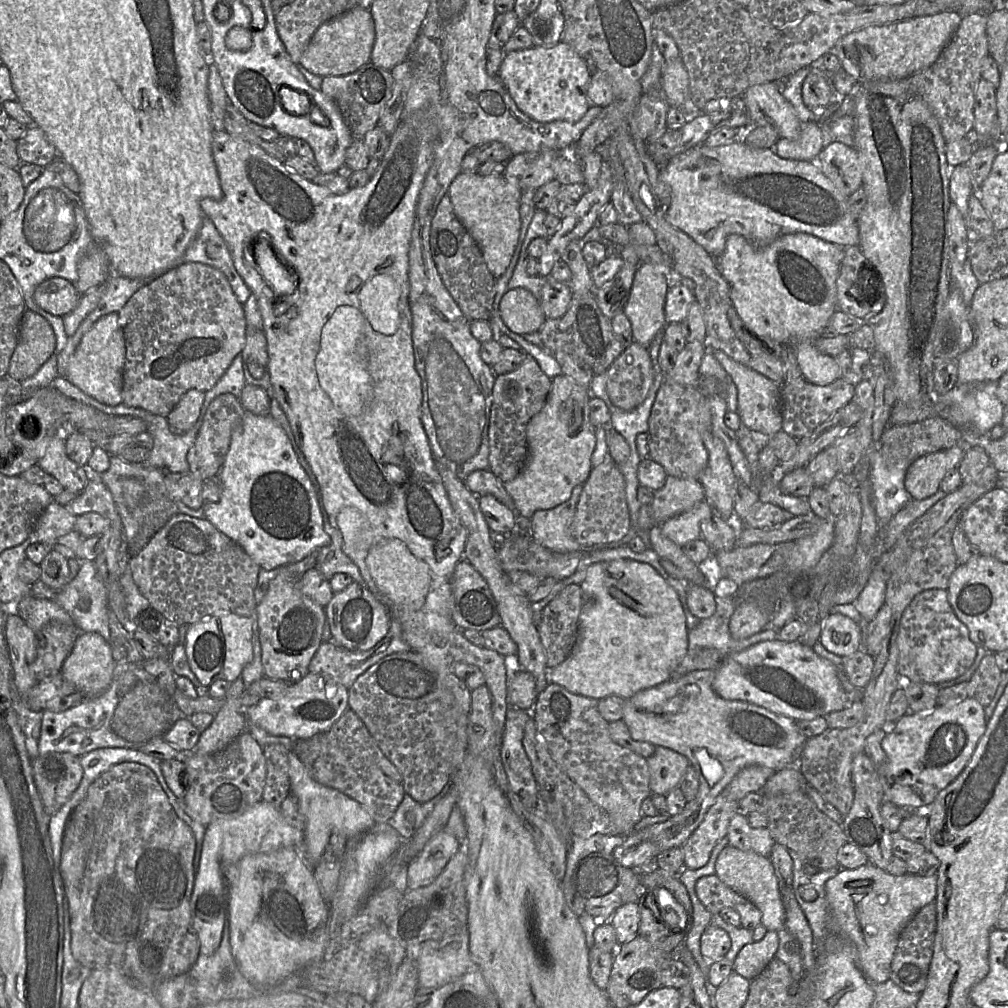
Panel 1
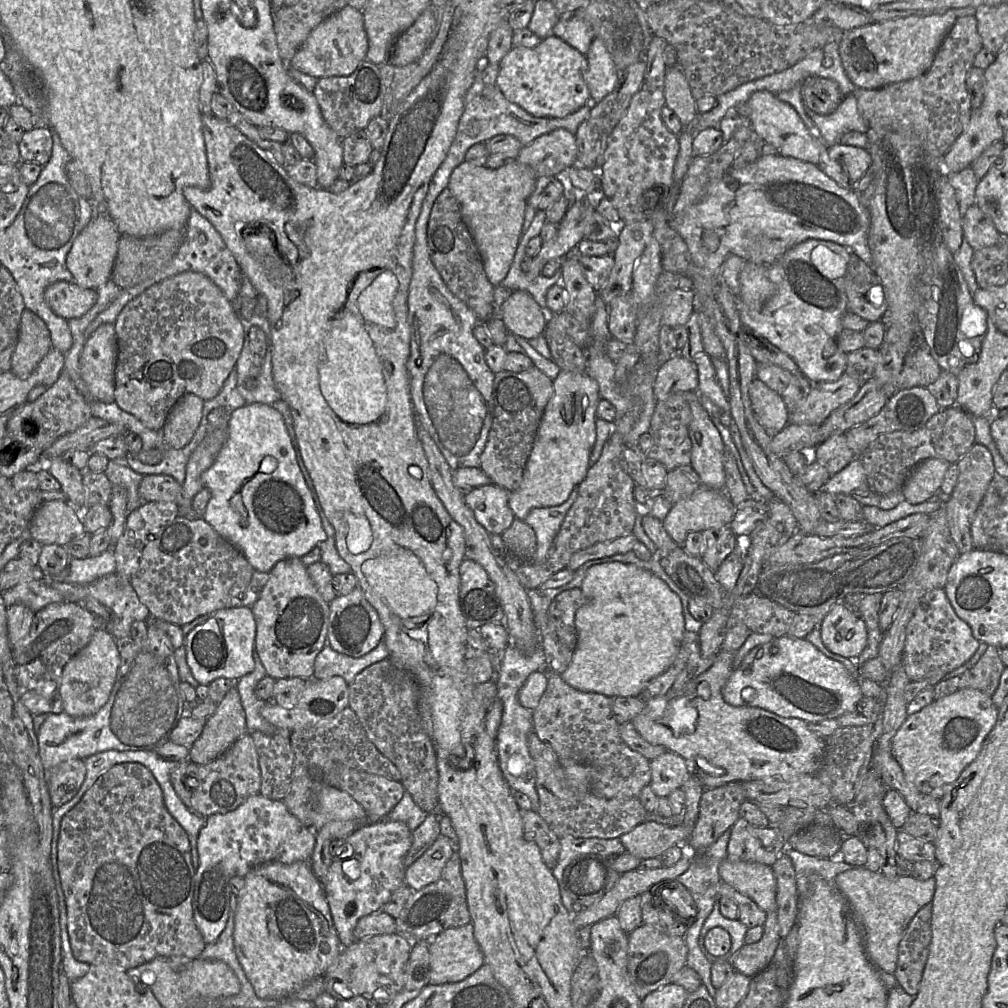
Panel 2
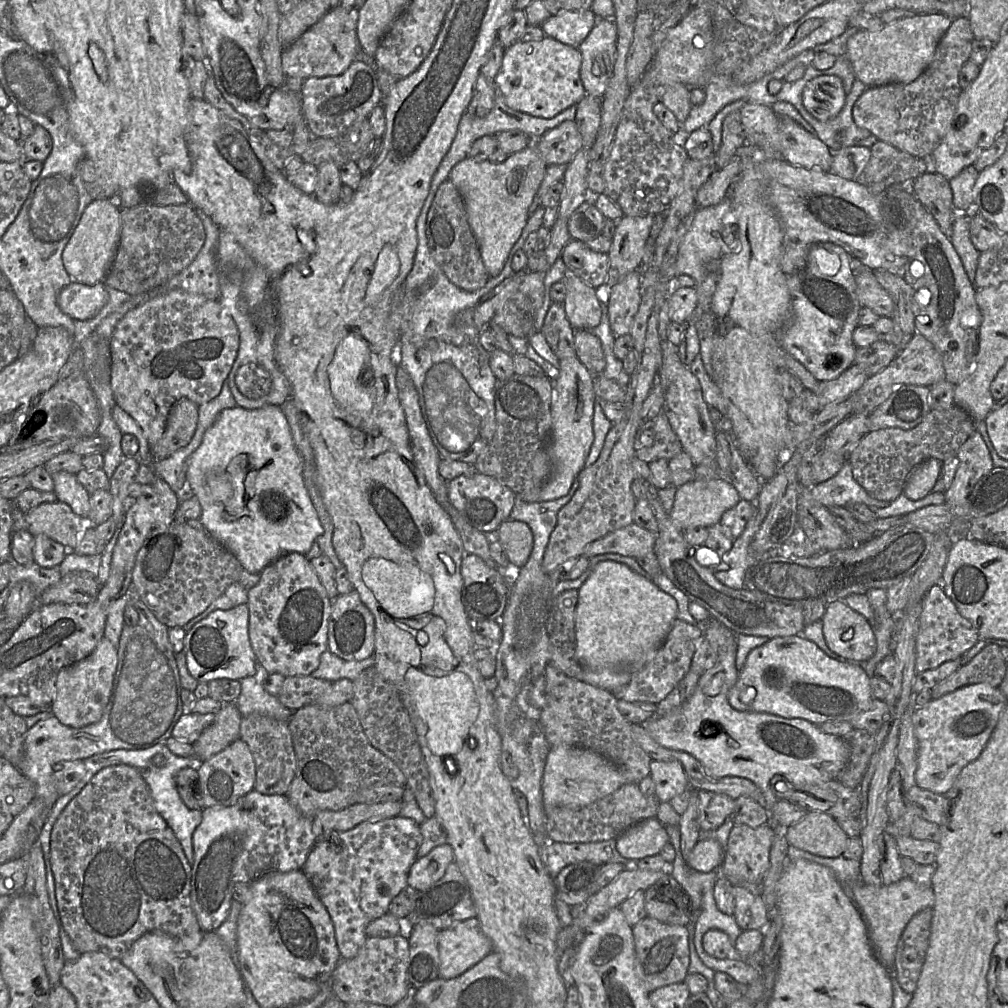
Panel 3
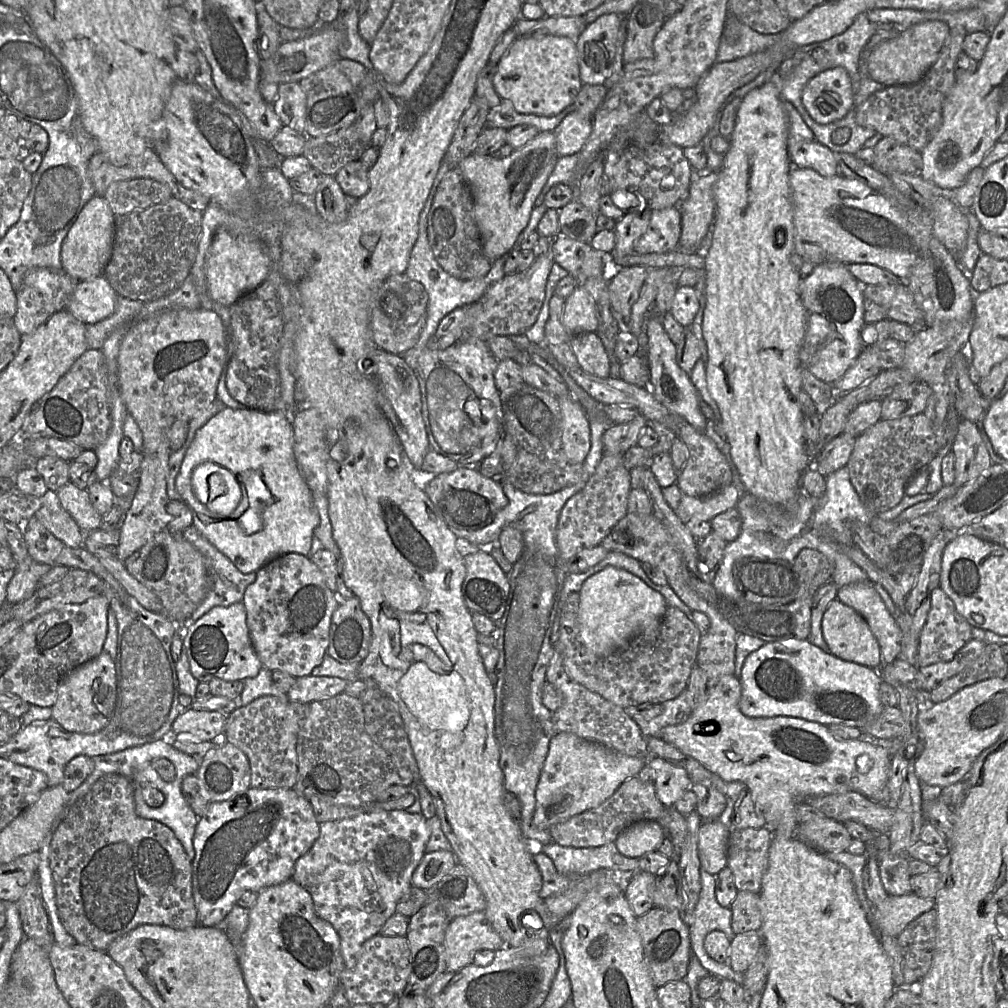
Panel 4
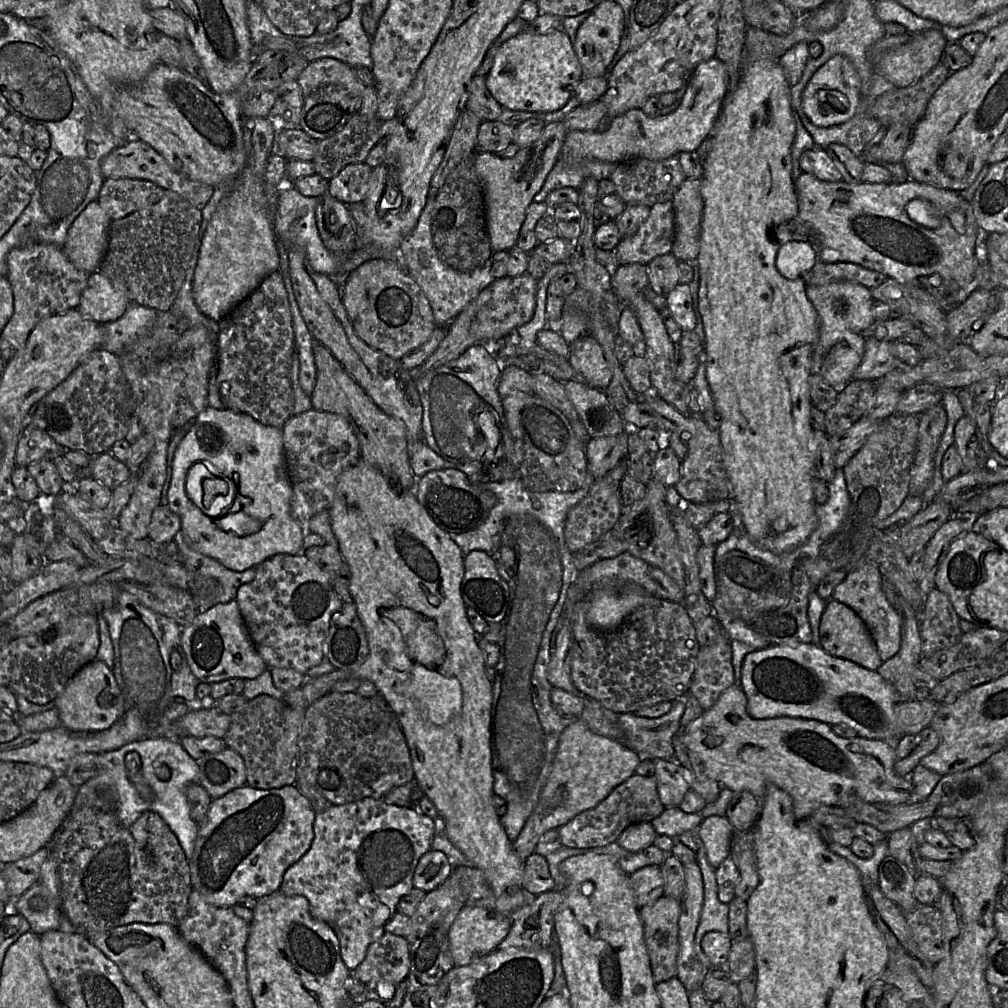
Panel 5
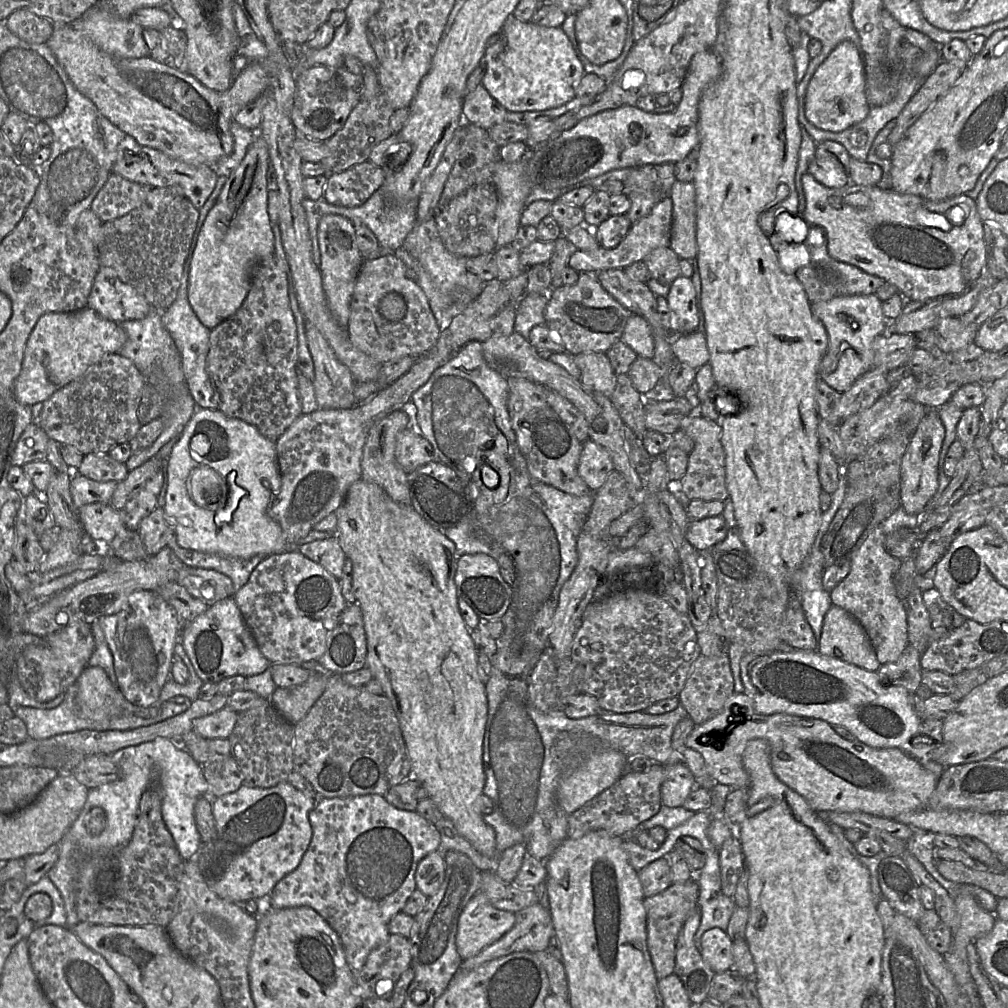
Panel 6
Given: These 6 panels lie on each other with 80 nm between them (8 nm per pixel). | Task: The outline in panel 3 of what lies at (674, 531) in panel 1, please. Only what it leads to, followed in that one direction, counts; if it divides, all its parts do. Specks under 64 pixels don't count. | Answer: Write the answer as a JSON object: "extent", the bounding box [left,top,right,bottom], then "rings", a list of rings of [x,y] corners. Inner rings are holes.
{"extent":[670,479,740,531],"rings":[[[695,479],[677,489],[670,516],[677,527],[686,531],[693,527],[719,525],[722,515],[740,501],[732,482],[726,479]]]}

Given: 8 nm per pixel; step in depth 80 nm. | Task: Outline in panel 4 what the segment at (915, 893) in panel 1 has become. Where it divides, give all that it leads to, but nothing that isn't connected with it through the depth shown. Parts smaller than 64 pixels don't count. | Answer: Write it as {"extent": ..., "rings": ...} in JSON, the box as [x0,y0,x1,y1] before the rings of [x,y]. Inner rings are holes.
{"extent":[874,892,935,937],"rings":[[[913,892],[888,897],[874,907],[880,930],[891,937],[898,937],[906,926],[919,915],[935,907],[935,899],[921,898]]]}

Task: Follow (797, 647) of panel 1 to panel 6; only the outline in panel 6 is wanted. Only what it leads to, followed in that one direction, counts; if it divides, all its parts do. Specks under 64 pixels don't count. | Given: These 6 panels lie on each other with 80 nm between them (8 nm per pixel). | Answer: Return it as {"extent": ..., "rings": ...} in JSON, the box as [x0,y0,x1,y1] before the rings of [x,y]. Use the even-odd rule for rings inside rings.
{"extent":[740,650,922,751],"rings":[[[817,650],[747,653],[740,661],[741,680],[758,714],[784,713],[821,719],[849,729],[863,744],[876,749],[897,748],[906,751],[910,740],[921,732],[922,720],[916,712],[918,698],[899,685],[885,682],[877,672],[867,671],[845,661],[825,656]]]}

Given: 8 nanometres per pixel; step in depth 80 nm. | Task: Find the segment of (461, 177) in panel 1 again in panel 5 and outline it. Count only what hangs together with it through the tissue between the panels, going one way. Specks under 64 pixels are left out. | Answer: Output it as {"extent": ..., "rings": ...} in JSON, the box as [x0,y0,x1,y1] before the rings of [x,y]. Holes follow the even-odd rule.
{"extent":[474,120,566,253],"rings":[[[559,120],[546,124],[541,136],[520,148],[512,158],[500,158],[495,153],[476,150],[474,168],[484,189],[486,227],[494,253],[515,247],[527,208],[559,159],[566,134],[565,125]]]}

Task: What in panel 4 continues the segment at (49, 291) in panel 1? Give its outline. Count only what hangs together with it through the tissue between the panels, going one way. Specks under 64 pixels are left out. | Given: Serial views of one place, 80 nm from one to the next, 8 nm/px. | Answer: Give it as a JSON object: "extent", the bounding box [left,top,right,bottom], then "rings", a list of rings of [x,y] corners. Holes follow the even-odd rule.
{"extent":[66,276,118,325],"rings":[[[104,276],[78,282],[66,309],[85,325],[96,324],[111,314],[118,294]]]}

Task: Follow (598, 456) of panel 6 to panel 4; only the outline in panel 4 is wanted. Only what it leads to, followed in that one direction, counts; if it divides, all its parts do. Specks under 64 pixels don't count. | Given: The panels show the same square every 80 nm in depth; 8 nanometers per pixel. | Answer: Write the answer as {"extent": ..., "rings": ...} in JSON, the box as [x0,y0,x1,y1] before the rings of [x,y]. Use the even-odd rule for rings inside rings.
{"extent":[602,415,648,455],"rings":[[[642,415],[626,423],[610,424],[602,436],[603,455],[624,454],[638,444],[638,438],[648,420]]]}

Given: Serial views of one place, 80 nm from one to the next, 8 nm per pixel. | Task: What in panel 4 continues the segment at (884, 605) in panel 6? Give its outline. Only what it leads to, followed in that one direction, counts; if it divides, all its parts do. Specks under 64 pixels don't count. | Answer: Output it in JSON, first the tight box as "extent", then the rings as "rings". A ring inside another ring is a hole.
{"extent":[836,581,902,664],"rings":[[[871,581],[844,585],[838,589],[836,598],[855,609],[866,620],[878,641],[883,664],[899,657],[902,630]]]}

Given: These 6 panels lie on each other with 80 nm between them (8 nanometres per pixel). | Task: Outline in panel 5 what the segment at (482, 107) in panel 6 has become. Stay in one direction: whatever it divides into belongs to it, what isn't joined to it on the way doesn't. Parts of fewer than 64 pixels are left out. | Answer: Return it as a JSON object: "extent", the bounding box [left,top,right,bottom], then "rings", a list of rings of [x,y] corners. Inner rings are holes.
{"extent":[466,76,503,122],"rings":[[[474,76],[466,102],[466,110],[473,112],[482,122],[495,121],[503,107],[486,86],[486,76]]]}

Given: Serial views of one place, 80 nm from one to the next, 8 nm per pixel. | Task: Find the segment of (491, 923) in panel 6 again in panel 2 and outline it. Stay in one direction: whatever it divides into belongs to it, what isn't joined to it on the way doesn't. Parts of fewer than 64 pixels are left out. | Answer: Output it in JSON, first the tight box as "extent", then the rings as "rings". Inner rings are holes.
{"extent":[429,922,484,985],"rings":[[[471,922],[433,937],[429,941],[429,953],[431,985],[460,982],[484,964]]]}

